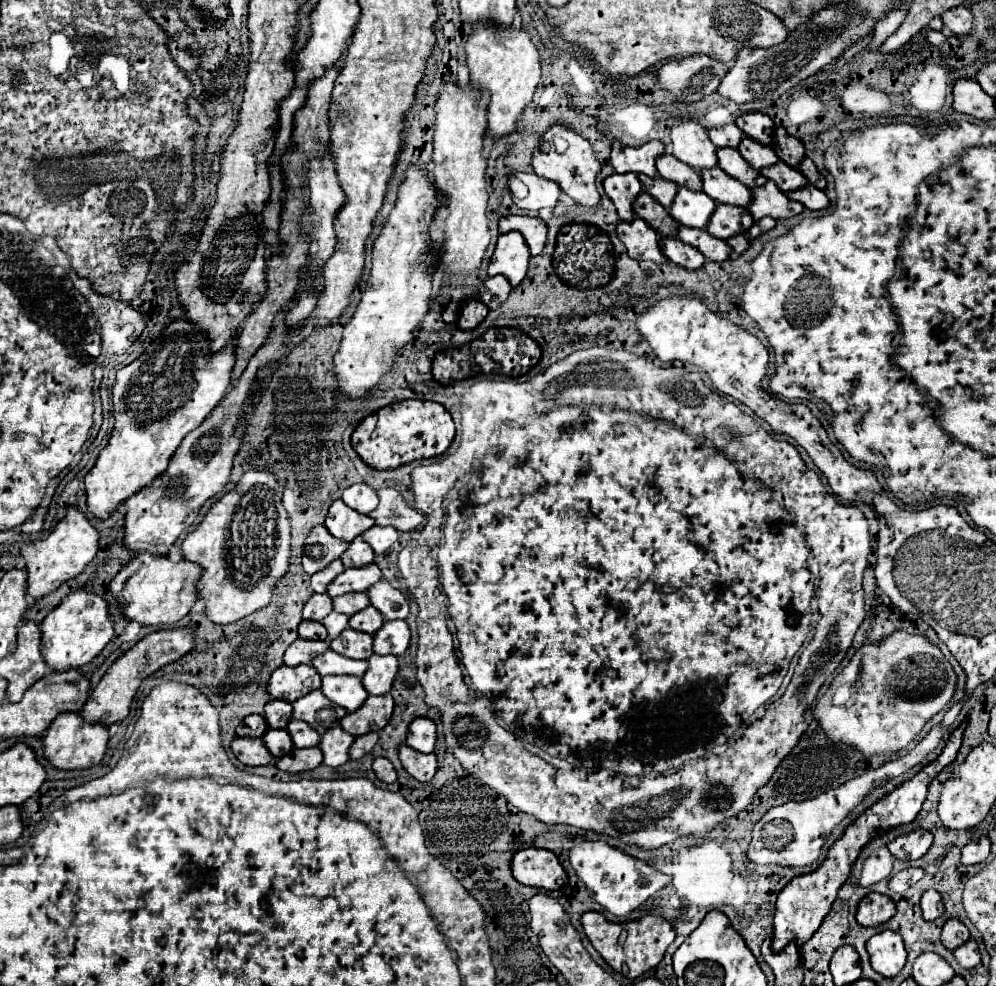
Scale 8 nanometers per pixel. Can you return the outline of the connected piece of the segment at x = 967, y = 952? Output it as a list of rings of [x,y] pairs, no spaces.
[[[970,938],[966,944],[958,946],[958,948],[954,950],[954,958],[956,958],[958,964],[960,964],[962,968],[966,968],[966,970],[976,968],[976,966],[980,964],[980,952],[978,952],[976,942]]]

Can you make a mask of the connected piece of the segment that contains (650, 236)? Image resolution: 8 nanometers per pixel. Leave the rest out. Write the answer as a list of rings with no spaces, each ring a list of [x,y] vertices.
[[[634,218],[632,222],[620,222],[618,224],[618,238],[624,242],[630,258],[634,260],[652,260],[656,264],[668,262],[660,248],[660,236],[658,232],[642,222],[642,218]]]

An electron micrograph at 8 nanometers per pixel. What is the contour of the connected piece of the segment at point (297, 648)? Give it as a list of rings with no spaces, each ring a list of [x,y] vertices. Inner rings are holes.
[[[298,638],[294,640],[286,654],[284,654],[284,664],[286,666],[298,666],[298,664],[308,664],[312,662],[316,656],[324,654],[328,650],[328,642],[324,640],[304,640],[304,638]]]

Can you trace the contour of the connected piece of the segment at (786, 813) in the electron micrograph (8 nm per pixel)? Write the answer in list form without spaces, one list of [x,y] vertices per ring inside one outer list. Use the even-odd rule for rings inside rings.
[[[868,770],[846,784],[820,794],[814,800],[788,802],[768,810],[754,826],[754,836],[748,846],[748,858],[756,864],[806,866],[820,858],[820,848],[826,836],[876,788],[876,770]],[[824,834],[824,840],[822,840]]]

